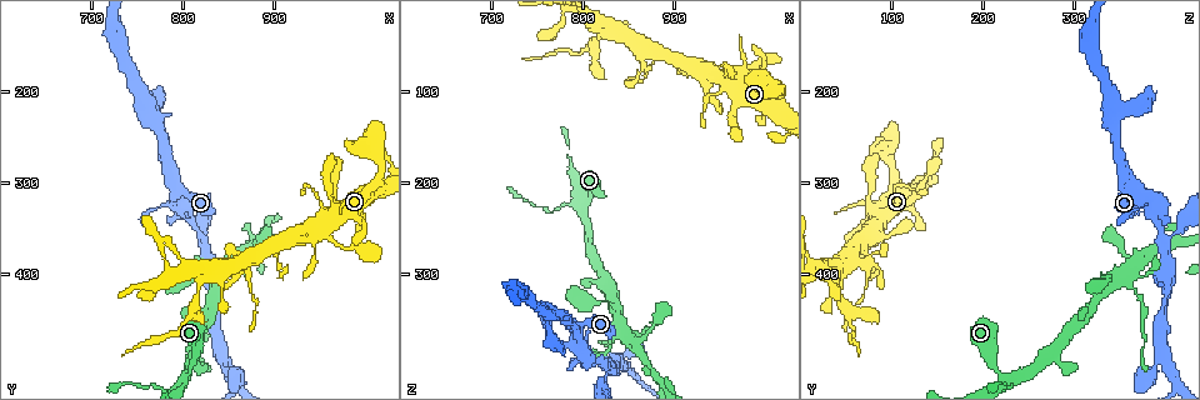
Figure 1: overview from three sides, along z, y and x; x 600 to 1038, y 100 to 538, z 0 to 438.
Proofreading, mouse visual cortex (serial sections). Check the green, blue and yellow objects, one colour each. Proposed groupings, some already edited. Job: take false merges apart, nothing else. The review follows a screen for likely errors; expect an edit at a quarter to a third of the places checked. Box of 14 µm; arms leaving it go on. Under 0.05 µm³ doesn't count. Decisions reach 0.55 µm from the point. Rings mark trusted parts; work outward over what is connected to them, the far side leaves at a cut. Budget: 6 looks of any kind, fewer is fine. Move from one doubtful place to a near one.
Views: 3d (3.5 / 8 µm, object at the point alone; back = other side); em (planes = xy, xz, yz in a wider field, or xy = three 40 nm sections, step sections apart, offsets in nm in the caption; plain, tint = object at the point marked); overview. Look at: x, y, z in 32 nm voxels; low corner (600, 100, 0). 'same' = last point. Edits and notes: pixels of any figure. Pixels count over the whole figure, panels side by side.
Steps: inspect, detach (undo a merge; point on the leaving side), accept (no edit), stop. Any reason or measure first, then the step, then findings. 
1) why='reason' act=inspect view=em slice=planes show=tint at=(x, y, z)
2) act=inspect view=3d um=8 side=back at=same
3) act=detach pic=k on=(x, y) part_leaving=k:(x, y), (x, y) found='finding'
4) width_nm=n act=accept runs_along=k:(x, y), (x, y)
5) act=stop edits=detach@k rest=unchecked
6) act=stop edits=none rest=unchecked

why='four arms meet' act=inspect view=3d um=3.5 side=back at=(800, 515, 220)

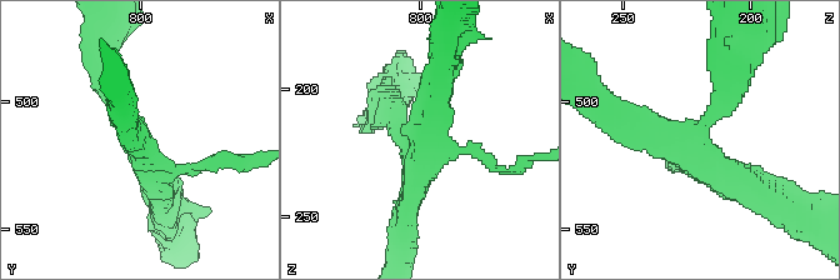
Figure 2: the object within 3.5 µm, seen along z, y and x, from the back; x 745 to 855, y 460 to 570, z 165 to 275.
arms=4 arm_widths_nm=150,300,300,350 why='now the EM' act=inspect view=em slice=xy step=2 show=tint at=(802, 513, 223)

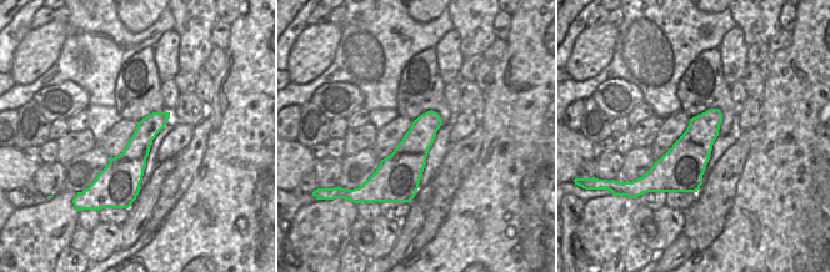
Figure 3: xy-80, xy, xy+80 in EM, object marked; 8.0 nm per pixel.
act=accept runs_along=2:(733, 78), (691, 135), (615, 116) found='one cell here'

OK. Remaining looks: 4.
why='three-way junction' act=inspect view=3d um=8 side=back at=(825, 365, 400)

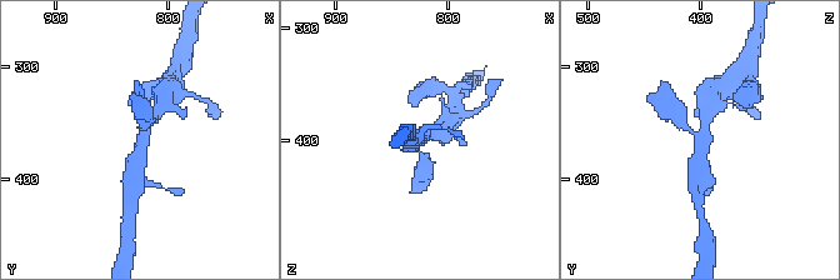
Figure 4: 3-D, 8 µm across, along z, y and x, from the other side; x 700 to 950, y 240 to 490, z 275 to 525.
why='zoom in' act=inspect view=3d um=3.5 at=(824, 364, 402)

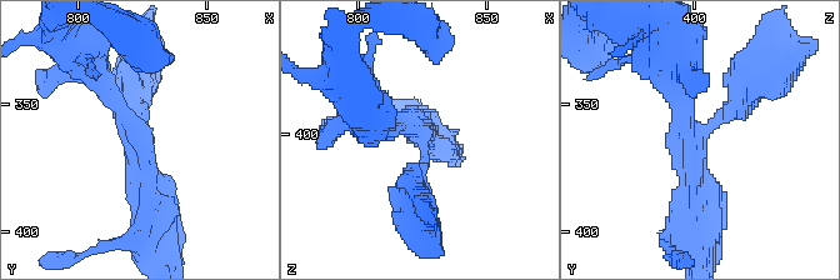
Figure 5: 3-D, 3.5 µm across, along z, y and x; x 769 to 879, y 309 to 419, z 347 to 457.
arms=3 arm_widths_nm=200,200,300 why='now the EM' act=inspect view=em slice=xy step=1 show=tint at=(824, 365, 399)

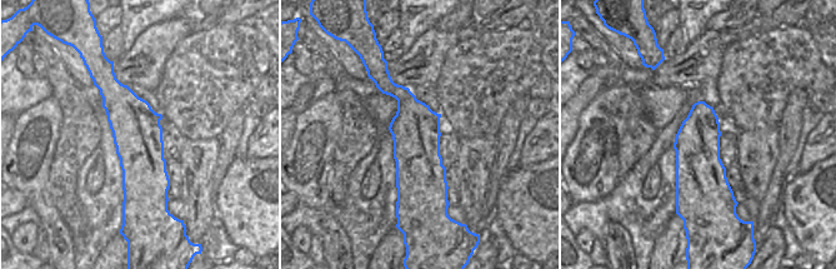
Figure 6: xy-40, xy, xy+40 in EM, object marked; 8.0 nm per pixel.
act=accept runs_along=6:(113, 79), (134, 124), (131, 203) found='one cell here'

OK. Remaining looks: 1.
act=stop edits=none rest=unchecked

